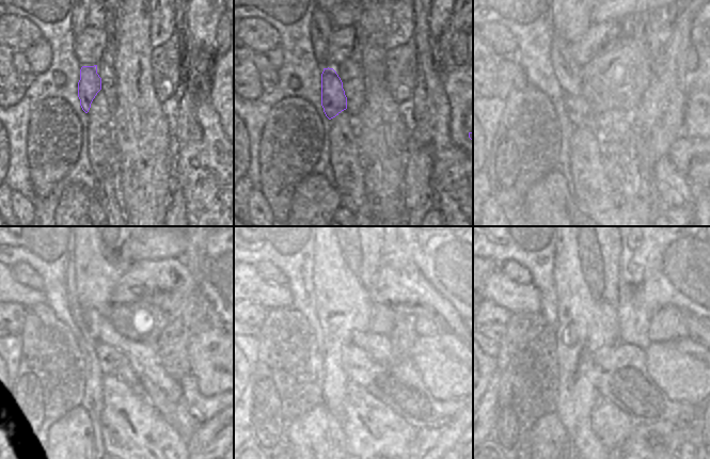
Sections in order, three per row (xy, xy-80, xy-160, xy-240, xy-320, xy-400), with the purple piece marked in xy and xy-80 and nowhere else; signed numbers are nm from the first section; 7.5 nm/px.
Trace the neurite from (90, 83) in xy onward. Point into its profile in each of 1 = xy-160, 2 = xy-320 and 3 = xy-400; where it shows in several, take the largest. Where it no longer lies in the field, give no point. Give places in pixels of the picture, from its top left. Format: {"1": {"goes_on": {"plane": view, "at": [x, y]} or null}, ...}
{"1": {"goes_on": {"plane": "xy-160", "at": [579, 110]}}, "2": {"goes_on": {"plane": "xy-320", "at": [399, 385]}}, "3": {"goes_on": {"plane": "xy-400", "at": [622, 378]}}}

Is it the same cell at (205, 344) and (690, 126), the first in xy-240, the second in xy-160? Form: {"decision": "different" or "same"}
{"decision": "same"}

